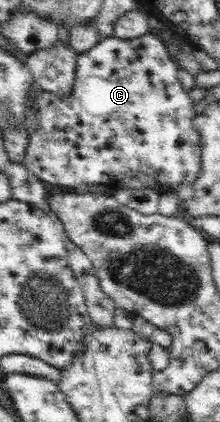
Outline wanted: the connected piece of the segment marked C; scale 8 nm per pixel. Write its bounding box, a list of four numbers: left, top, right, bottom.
[22,31,201,192]

